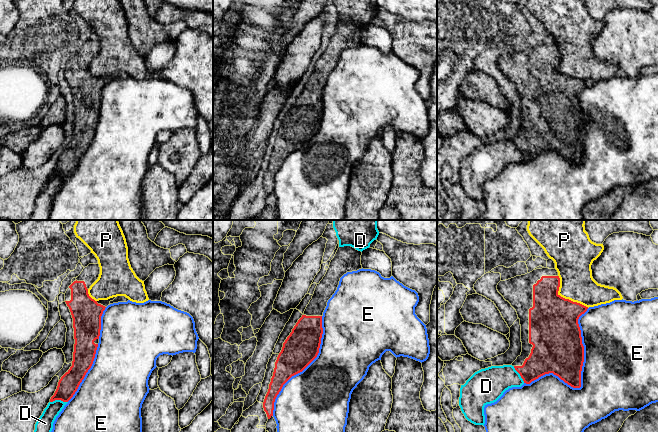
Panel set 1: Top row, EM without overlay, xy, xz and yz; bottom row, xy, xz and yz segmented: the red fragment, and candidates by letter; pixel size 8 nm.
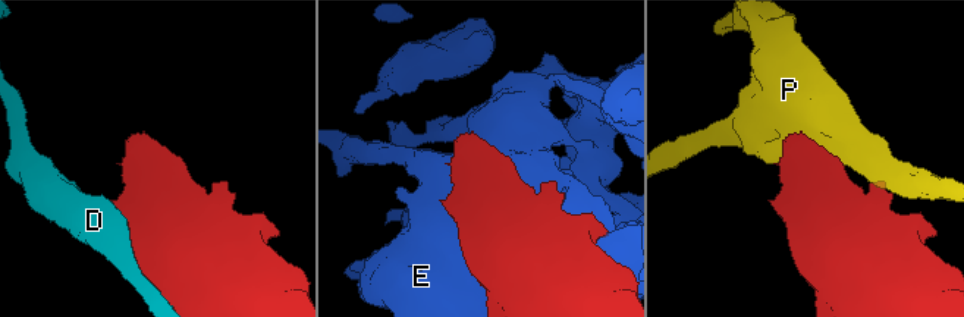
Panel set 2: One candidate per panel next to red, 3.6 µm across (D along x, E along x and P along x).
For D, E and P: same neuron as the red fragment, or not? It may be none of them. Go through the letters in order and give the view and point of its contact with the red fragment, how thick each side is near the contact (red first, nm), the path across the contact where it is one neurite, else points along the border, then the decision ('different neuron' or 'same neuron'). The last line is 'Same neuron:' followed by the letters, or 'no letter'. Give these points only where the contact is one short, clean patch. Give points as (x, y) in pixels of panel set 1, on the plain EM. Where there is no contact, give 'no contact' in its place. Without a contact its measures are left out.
D: xy (58, 175) | 160/140 nm | different neuron
E: yz (580, 151) | 380/500 nm | different neuron
P: yz (564, 74) | 400/280 nm | different neuron
Same neuron: no letter

